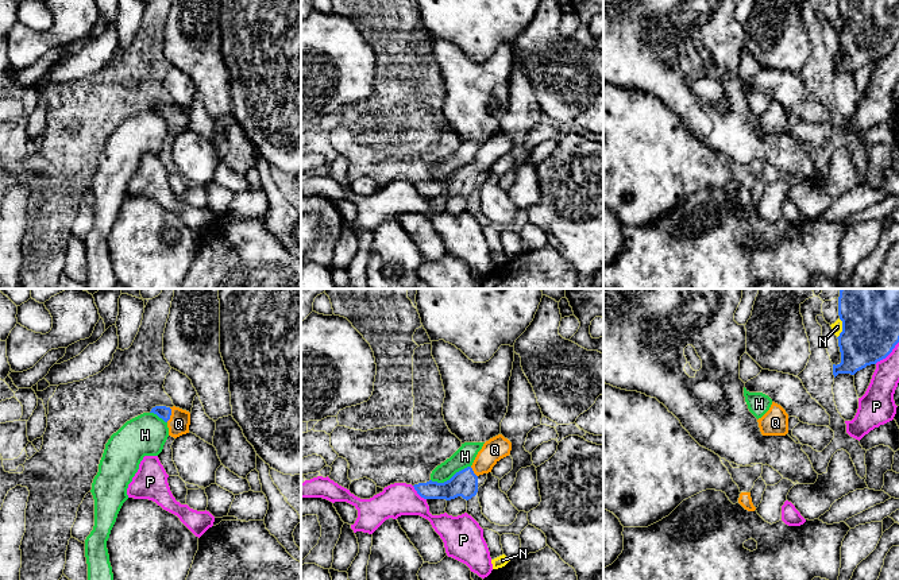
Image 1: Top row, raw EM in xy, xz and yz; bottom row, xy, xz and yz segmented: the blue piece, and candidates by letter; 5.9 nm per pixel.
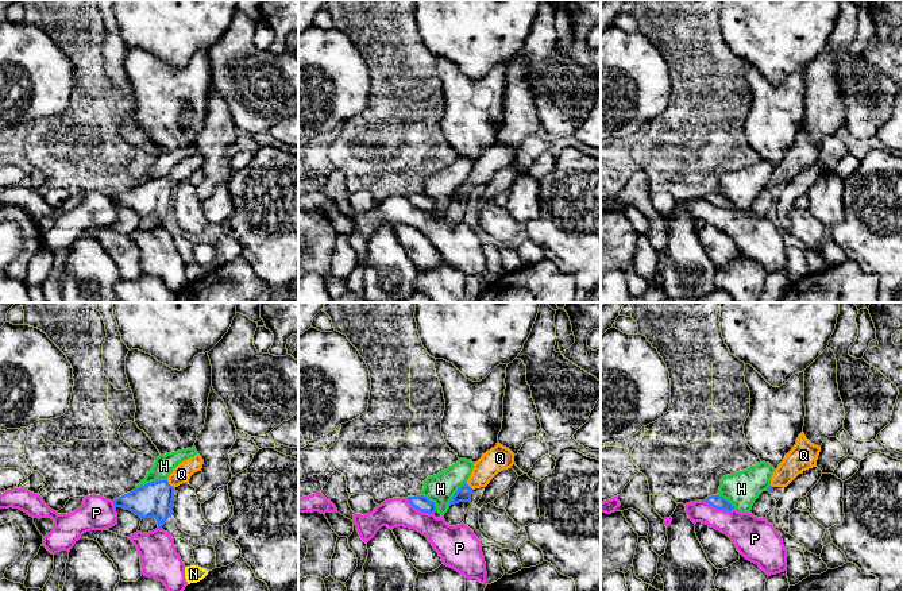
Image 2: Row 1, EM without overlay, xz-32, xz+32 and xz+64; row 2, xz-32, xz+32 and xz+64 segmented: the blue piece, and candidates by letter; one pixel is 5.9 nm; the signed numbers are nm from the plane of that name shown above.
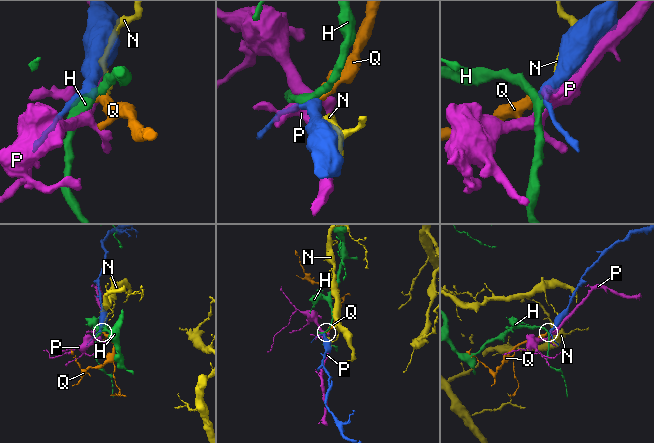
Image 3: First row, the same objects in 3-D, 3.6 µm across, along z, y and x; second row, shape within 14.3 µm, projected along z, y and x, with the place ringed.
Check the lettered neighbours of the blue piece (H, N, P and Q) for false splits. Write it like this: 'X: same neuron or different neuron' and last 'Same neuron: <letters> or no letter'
H: different neuron
N: different neuron
P: different neuron
Q: same neuron
Same neuron: Q

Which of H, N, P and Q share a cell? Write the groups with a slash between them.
H / N / P / Q

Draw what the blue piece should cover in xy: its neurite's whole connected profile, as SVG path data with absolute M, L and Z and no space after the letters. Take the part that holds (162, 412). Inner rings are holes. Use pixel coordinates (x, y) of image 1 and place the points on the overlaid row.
M155 406L151 409L150 413L157 414L159 418L162 418L167 424L169 436L177 438L182 434L189 433L189 425L190 425L189 411L175 406L173 407Z

